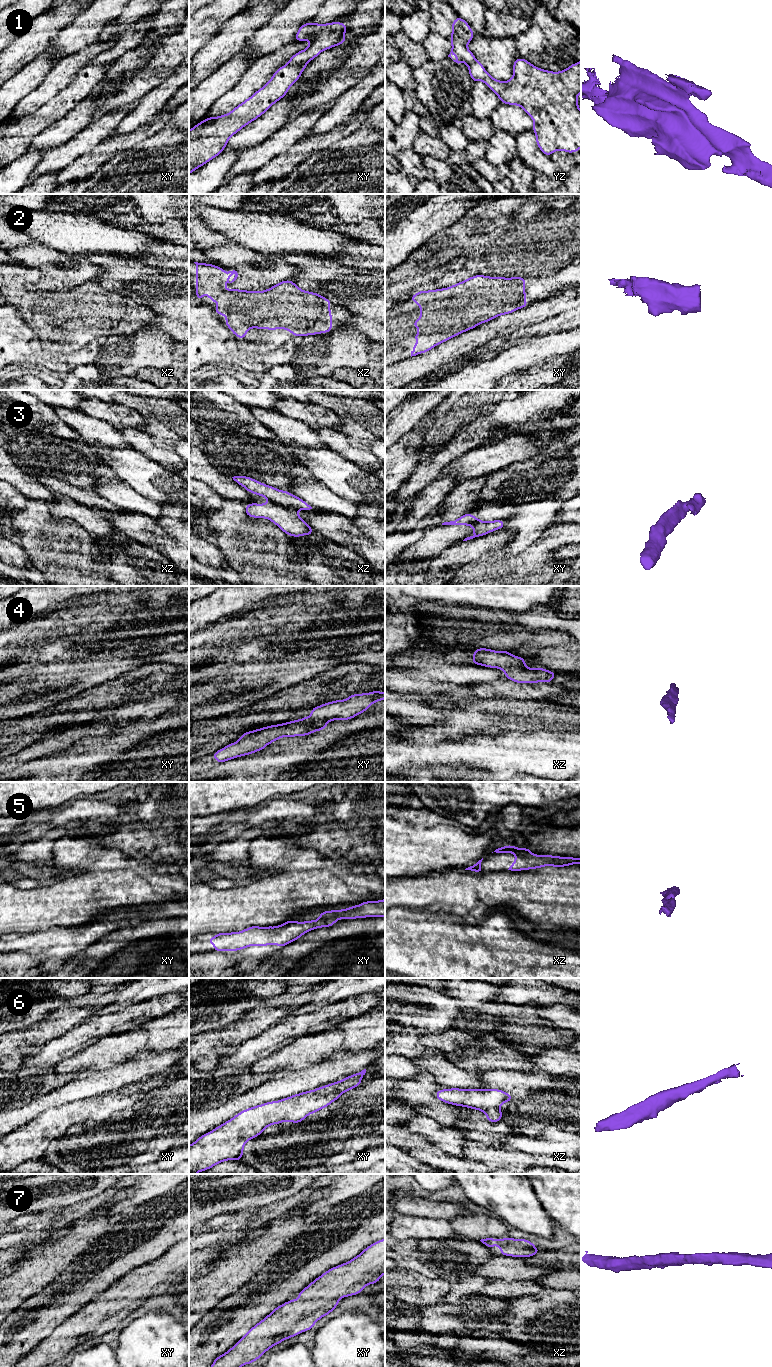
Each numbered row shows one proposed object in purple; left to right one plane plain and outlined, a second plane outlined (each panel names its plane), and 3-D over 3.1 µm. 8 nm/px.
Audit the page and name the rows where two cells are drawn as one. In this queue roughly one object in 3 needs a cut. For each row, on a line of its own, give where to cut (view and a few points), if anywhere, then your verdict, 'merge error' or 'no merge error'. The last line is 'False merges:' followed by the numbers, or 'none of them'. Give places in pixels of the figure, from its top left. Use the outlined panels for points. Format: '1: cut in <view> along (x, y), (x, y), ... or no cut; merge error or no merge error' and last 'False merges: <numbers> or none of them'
1: cut in xy along (307, 61), (286, 65); merge error
2: no cut; no merge error
3: cut in xz along (269, 500), (296, 510); merge error
4: no cut; no merge error
5: no cut; no merge error
6: no cut; no merge error
7: no cut; no merge error
False merges: 1, 3

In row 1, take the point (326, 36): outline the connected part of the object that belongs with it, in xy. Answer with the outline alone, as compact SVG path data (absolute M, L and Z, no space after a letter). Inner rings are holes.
M339 21L326 24L307 22L301 25L294 41L308 40L310 45L294 54L286 65L307 63L316 58L322 51L343 44L347 40L345 38L347 28L347 25Z

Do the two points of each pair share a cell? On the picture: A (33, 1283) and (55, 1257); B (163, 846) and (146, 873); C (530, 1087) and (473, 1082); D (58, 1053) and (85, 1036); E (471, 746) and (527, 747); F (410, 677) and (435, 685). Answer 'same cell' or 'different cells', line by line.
A: same cell
B: different cells
C: different cells
D: same cell
E: same cell
F: same cell

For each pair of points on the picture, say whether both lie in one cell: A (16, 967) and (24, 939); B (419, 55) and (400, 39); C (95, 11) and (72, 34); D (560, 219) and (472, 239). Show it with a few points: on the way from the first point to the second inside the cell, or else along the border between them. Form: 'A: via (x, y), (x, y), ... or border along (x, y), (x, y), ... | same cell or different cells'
A: border along (10, 951), (25, 951), (31, 955), (43, 957) | different cells
B: via (414, 53), (405, 44) | same cell
C: via (89, 17), (78, 28) | same cell
D: via (538, 240), (494, 240) | same cell

